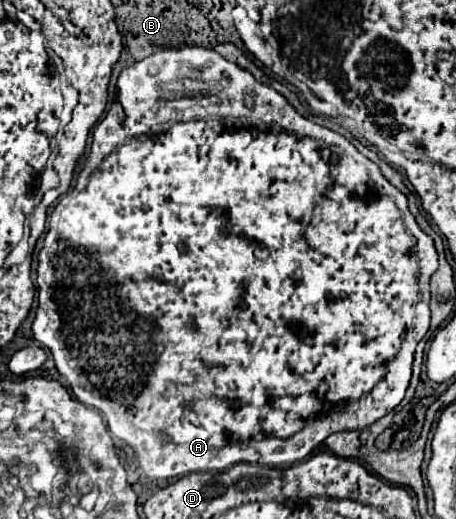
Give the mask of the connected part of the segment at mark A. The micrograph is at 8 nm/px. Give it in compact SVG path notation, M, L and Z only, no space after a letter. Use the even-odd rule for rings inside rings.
M171 48L155 52L119 74L117 98L111 104L111 110L93 128L91 152L79 172L77 182L87 182L87 188L83 188L83 192L75 192L75 196L71 196L67 204L63 204L63 200L59 198L49 220L49 228L53 230L47 232L43 248L39 252L39 306L33 320L33 336L51 350L55 368L59 370L59 374L67 378L73 390L71 394L63 387L61 398L57 396L59 388L53 388L55 396L51 400L57 402L51 401L51 406L59 407L60 401L63 417L65 414L71 414L73 398L73 402L83 402L83 406L97 412L105 428L109 426L113 436L117 436L135 450L137 462L149 478L181 478L189 472L225 470L239 462L261 464L271 468L291 466L293 462L307 458L311 450L319 446L327 436L335 432L367 428L369 424L391 412L403 400L411 378L415 346L429 330L431 320L429 278L439 266L433 238L419 228L419 224L407 208L405 194L401 194L381 174L375 162L357 152L355 146L341 134L303 118L287 102L283 94L257 82L247 70L227 62L215 50ZM321 140L343 148L361 164L357 164L339 148L323 144Z

